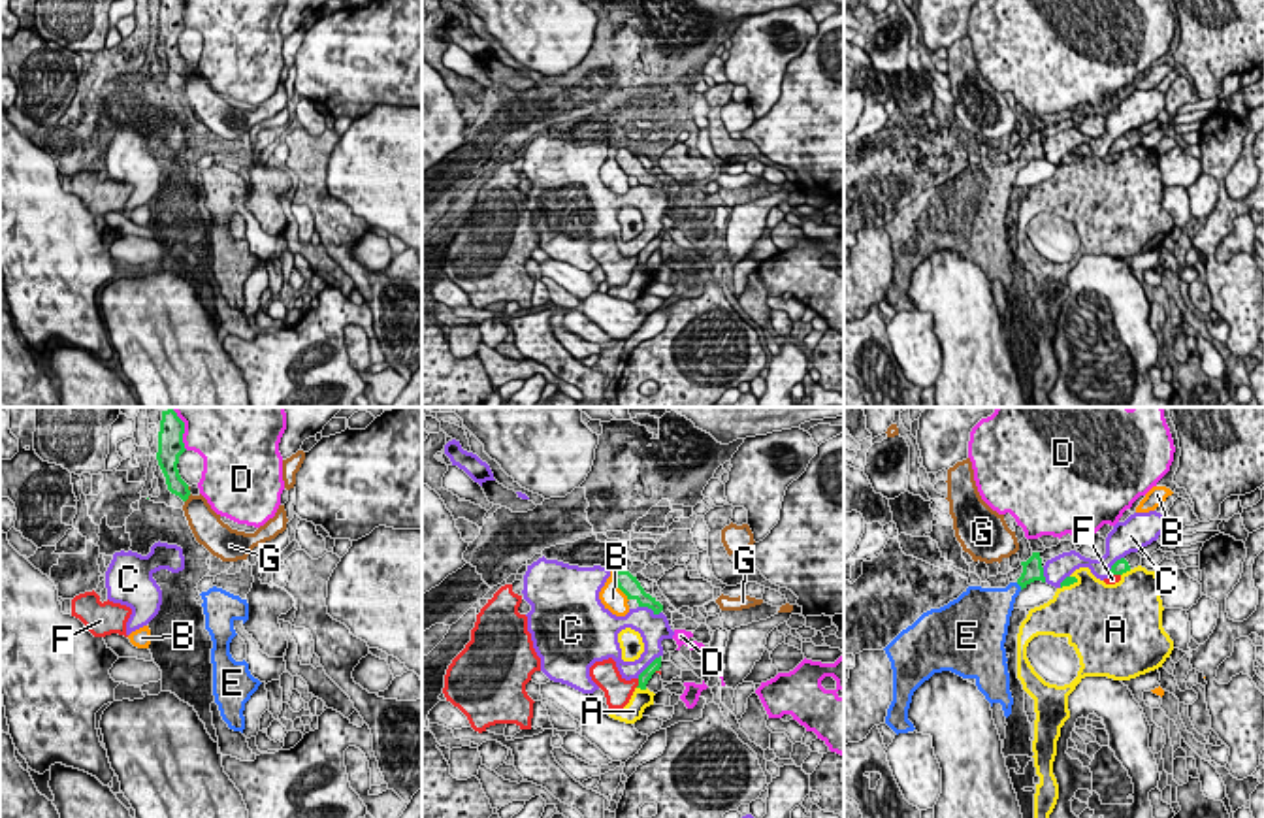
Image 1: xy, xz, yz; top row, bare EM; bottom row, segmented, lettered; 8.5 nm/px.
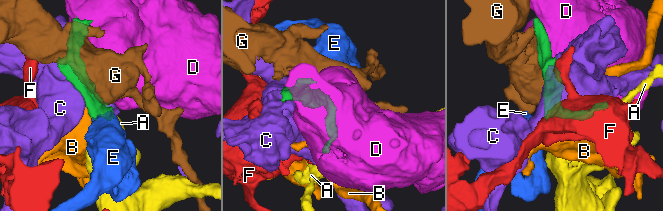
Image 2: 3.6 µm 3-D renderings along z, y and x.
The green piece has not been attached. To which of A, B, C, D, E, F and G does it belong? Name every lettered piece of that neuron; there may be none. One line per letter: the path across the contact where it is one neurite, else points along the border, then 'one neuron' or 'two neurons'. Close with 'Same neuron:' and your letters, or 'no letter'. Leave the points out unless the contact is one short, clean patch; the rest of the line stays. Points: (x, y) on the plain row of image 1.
A: two neurons
B: two neurons
C: two neurons
D: two neurons
E: runs through yz (1033, 147), (1020, 163), (997, 181); one neuron
F: border along xz (639, 257), (635, 264); two neurons
G: two neurons
Same neuron: E

